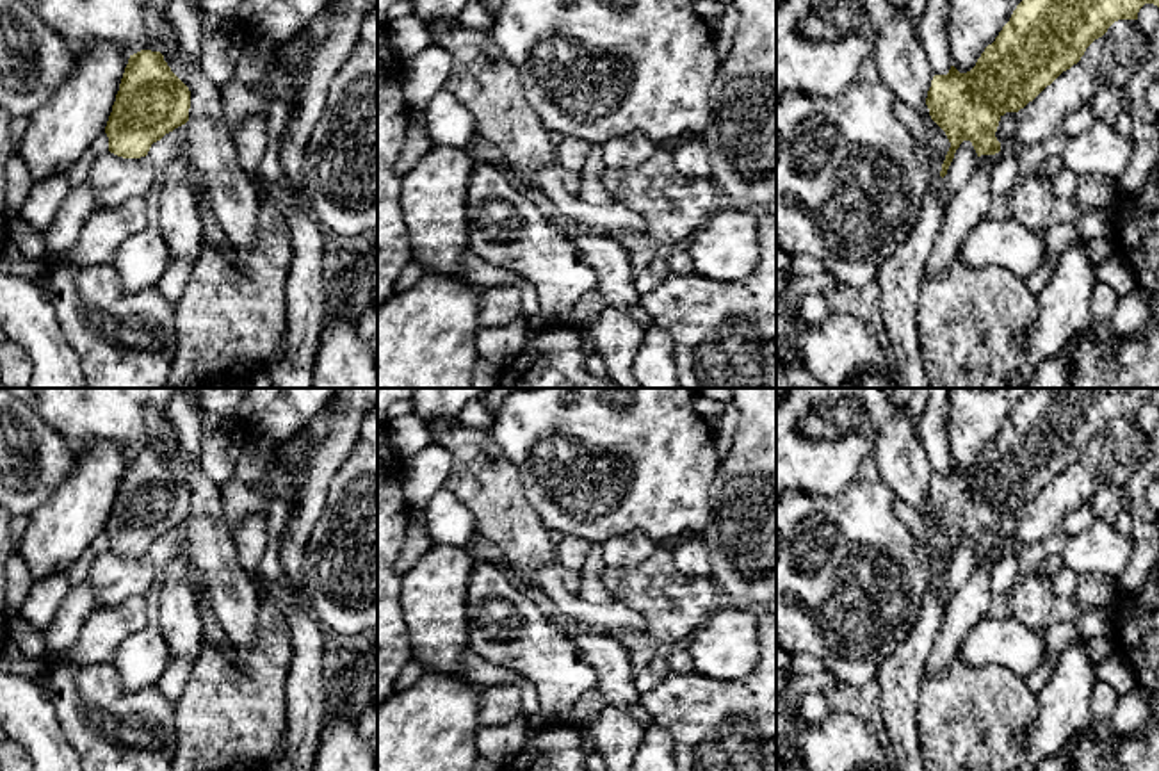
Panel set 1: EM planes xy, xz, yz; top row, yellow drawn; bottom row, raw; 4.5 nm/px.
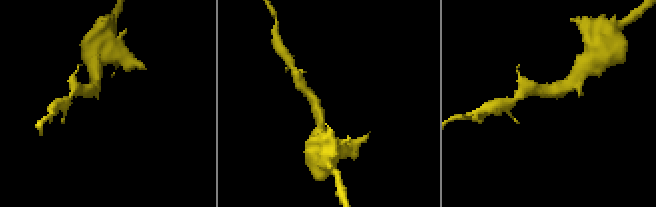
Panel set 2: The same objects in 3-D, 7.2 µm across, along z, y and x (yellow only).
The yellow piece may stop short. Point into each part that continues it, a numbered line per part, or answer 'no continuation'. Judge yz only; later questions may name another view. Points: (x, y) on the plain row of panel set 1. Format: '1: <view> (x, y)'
1: yz (899, 677)

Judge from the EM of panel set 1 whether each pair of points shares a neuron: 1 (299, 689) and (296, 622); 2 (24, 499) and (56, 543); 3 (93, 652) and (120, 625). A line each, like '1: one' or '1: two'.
1: one
2: two
3: one

